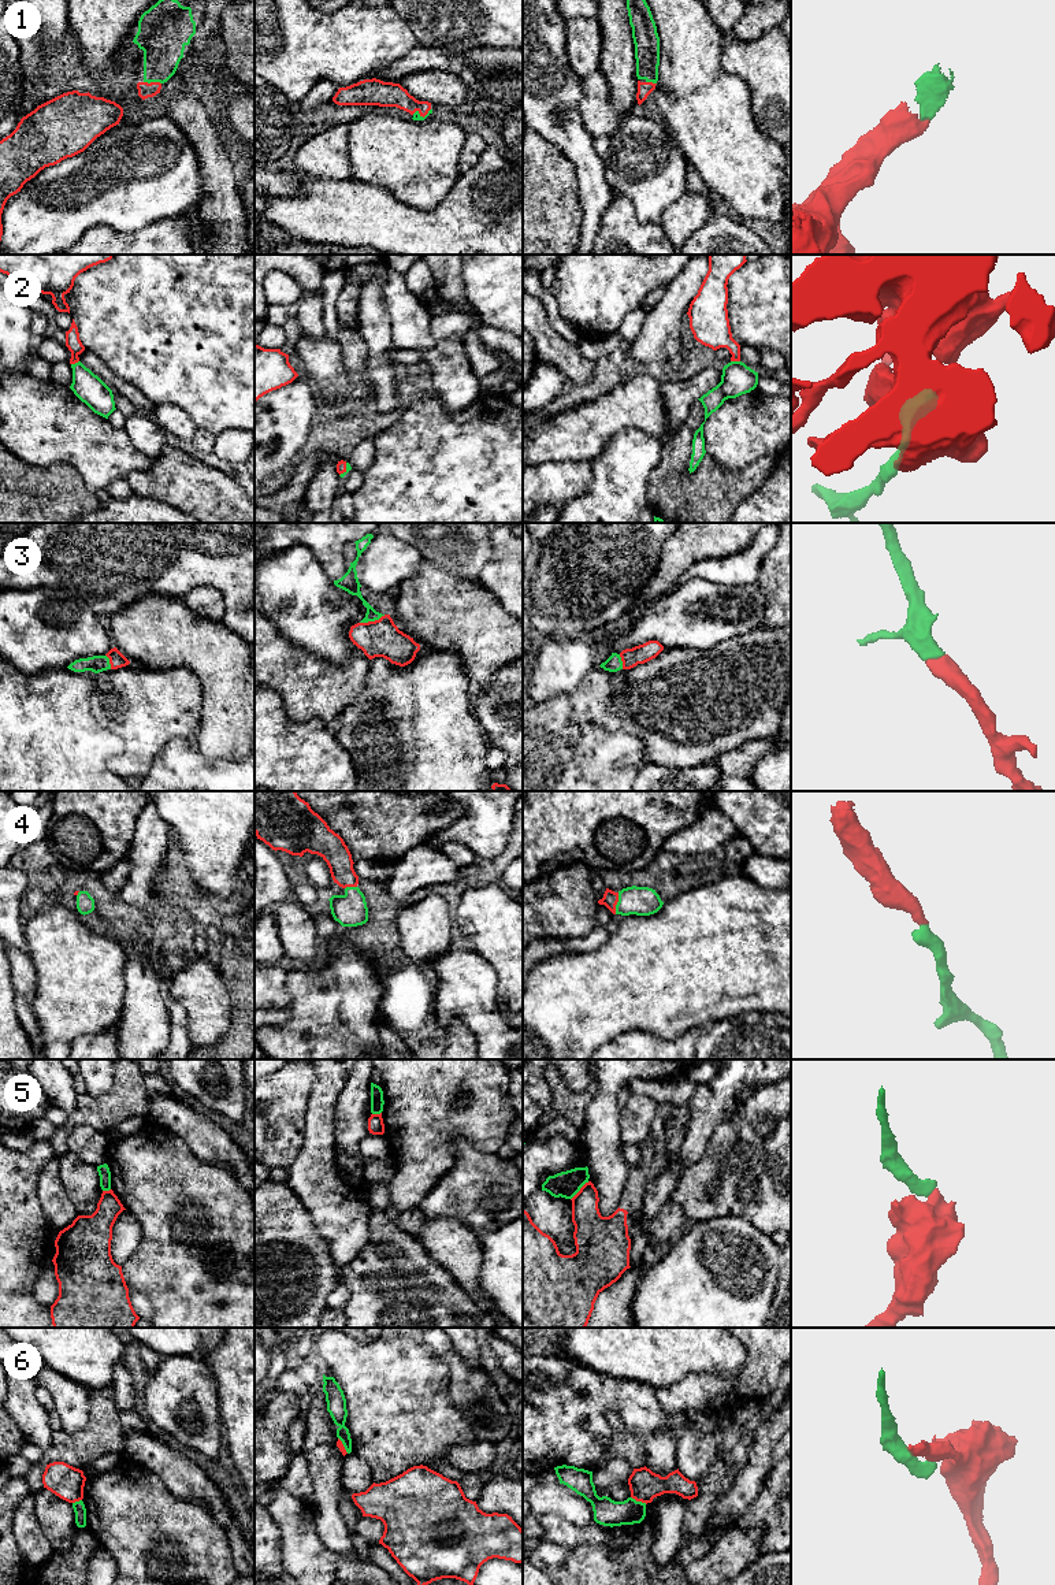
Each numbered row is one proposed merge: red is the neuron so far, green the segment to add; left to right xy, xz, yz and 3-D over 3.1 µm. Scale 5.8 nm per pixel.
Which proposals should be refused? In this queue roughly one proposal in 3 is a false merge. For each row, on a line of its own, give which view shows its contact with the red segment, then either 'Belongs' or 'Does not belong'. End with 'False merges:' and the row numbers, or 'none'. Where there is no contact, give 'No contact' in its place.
1: Touches red in xy. Belongs
2: Touches red in yz. Belongs
3: Touches red in xz. Belongs
4: Touches red in yz. Belongs
5: Touches red in yz. Does not belong
6: Touches red in yz. Does not belong
False merges: 5, 6

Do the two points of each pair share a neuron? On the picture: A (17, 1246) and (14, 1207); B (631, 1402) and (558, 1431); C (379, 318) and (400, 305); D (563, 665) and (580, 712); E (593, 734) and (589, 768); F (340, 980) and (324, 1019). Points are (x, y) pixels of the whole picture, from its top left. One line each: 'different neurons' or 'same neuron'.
A: same neuron
B: same neuron
C: different neurons
D: different neurons
E: same neuron
F: same neuron

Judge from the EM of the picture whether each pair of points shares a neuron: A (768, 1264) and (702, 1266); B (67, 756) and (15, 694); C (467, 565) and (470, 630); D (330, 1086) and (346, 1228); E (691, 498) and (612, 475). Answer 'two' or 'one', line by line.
A: one
B: one
C: two
D: one
E: two

